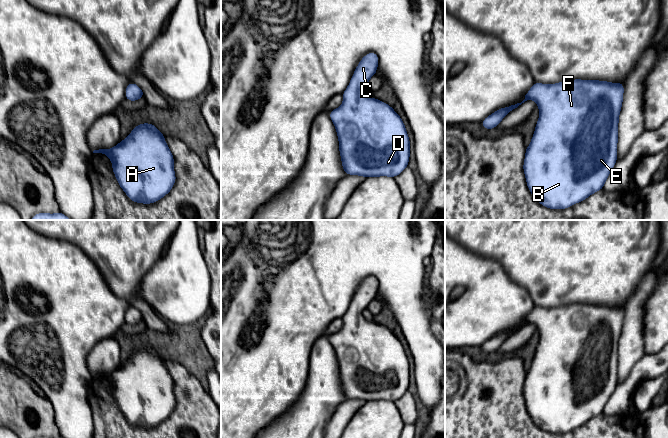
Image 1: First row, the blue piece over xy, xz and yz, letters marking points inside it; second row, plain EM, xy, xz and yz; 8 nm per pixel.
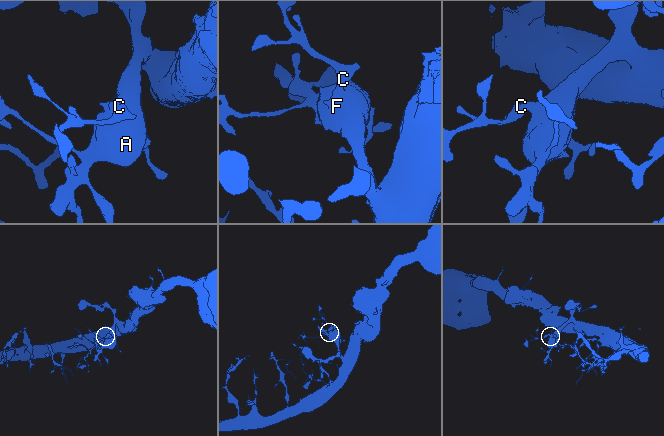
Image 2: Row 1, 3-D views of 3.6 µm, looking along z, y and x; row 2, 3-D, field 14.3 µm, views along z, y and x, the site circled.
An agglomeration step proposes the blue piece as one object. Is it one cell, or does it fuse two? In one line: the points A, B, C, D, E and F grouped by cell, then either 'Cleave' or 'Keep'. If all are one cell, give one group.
Groups: A B C D E F. Keep

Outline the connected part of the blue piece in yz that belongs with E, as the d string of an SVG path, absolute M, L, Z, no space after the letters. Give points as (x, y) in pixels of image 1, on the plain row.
M573 303L550 309L535 306L521 327L496 334L481 345L481 348L486 354L496 352L506 339L525 325L534 324L536 326L539 331L539 342L531 366L525 374L523 387L527 411L535 425L547 433L564 434L584 425L597 415L603 414L604 408L618 384L618 348L623 319L622 306L583 303Z

